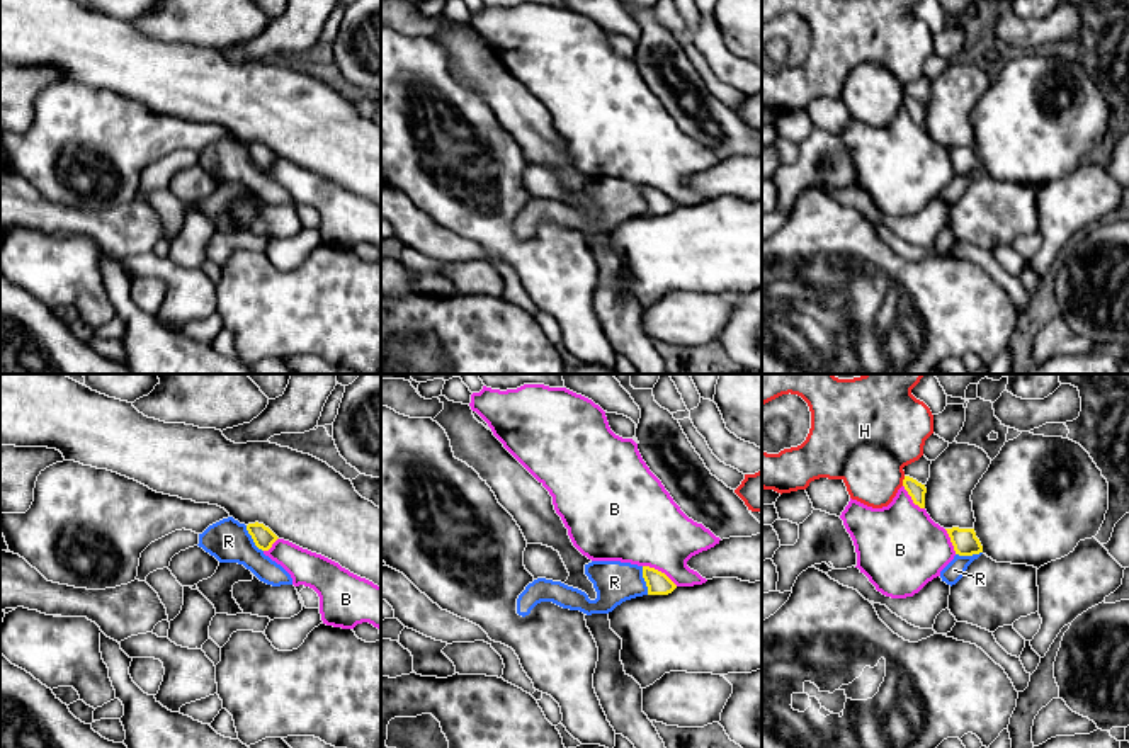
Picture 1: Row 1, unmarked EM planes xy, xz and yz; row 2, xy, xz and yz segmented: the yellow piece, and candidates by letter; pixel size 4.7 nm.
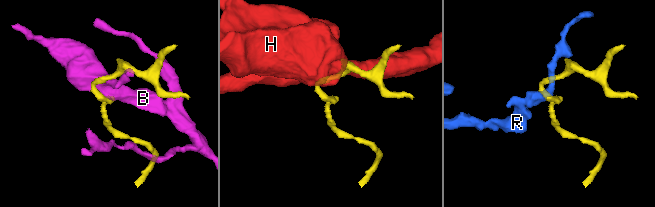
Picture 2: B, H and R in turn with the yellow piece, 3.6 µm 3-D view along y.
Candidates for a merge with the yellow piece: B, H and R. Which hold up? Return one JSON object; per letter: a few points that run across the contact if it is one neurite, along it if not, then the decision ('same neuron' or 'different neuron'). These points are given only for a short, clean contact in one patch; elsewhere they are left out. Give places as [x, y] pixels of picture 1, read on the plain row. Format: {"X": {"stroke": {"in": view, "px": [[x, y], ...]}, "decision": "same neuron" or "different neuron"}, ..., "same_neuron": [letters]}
{"B": {"decision": "different neuron"}, "H": {"decision": "different neuron"}, "R": {"stroke": {"in": "xz", "px": [[641, 186], [648, 213]]}, "decision": "different neuron"}, "same_neuron": []}

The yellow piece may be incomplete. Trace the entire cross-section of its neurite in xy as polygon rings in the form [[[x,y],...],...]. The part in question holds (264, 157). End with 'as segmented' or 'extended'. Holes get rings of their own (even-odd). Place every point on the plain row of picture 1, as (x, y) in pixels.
[[[258,141],[248,143],[247,150],[252,155],[255,165],[262,170],[269,170],[272,163],[279,158],[269,146]]] | as segmented

